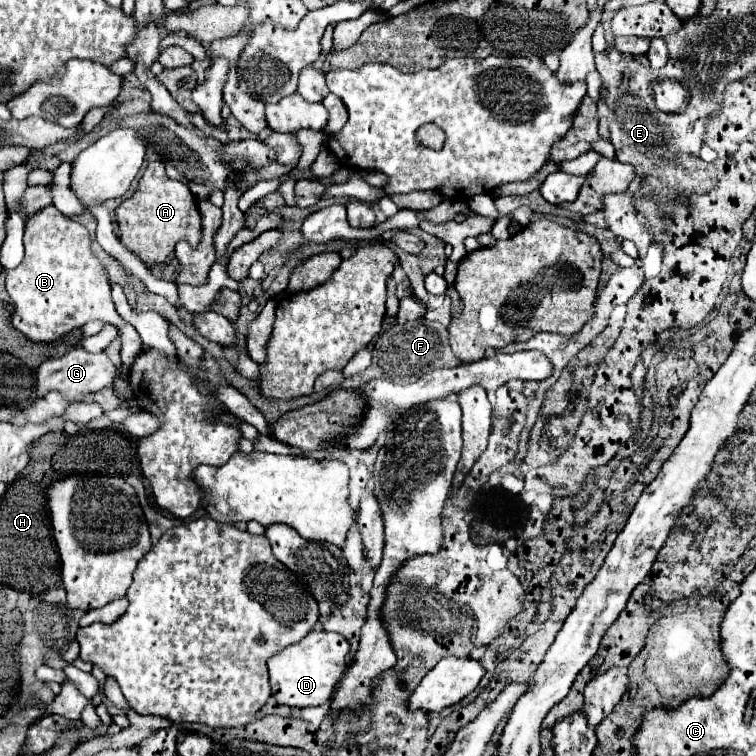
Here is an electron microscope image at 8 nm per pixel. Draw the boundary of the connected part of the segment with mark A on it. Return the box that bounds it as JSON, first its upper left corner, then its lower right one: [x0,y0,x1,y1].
[116,162,202,266]

